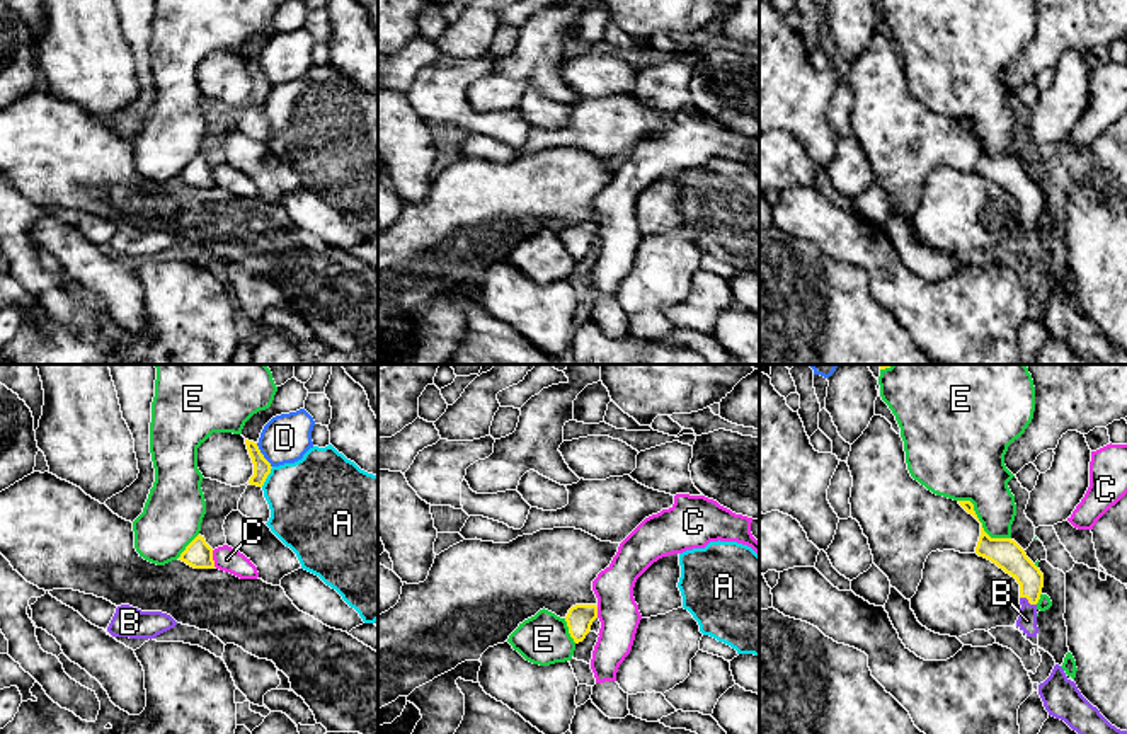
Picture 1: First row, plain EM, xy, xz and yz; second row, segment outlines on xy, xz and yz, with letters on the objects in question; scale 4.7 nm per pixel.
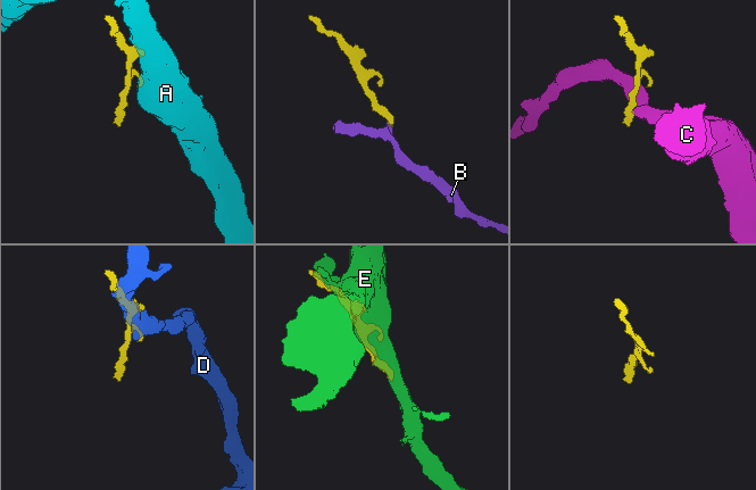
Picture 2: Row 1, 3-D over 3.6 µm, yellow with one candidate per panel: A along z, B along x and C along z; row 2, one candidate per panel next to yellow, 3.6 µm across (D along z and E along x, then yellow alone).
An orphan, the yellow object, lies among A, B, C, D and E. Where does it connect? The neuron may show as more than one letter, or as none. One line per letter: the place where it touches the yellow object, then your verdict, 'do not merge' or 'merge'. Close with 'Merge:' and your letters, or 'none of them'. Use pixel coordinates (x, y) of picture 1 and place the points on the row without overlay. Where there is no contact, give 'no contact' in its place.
A: contact xy (266, 96); do not merge
B: contact yz (1029, 220); merge
C: contact xy (211, 177); do not merge
D: contact xy (263, 74); do not merge
E: contact yz (981, 142); do not merge
Merge: B

